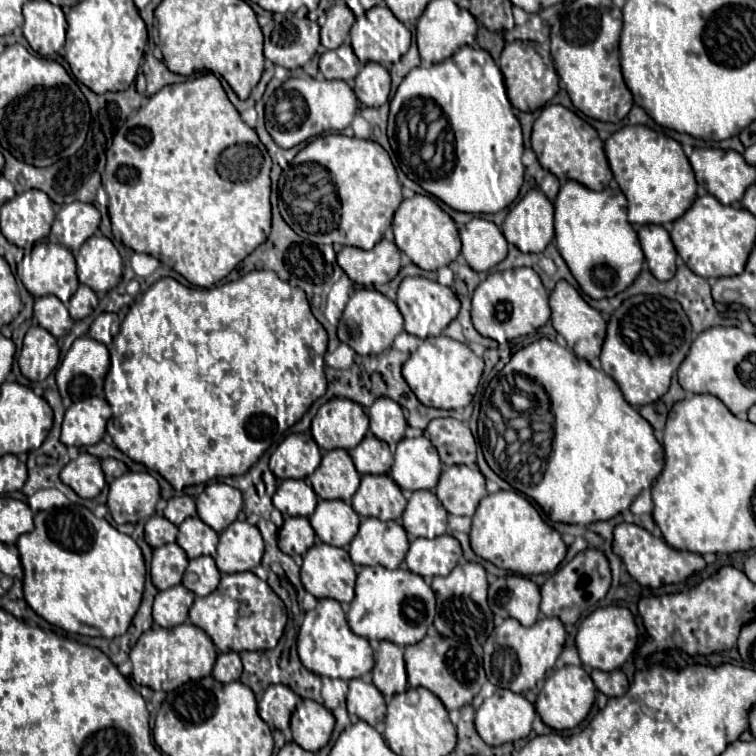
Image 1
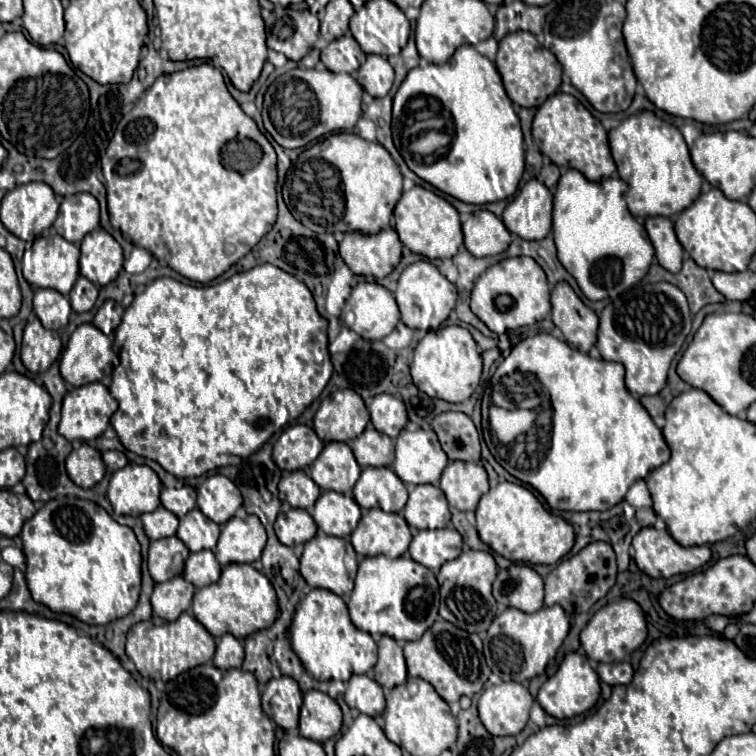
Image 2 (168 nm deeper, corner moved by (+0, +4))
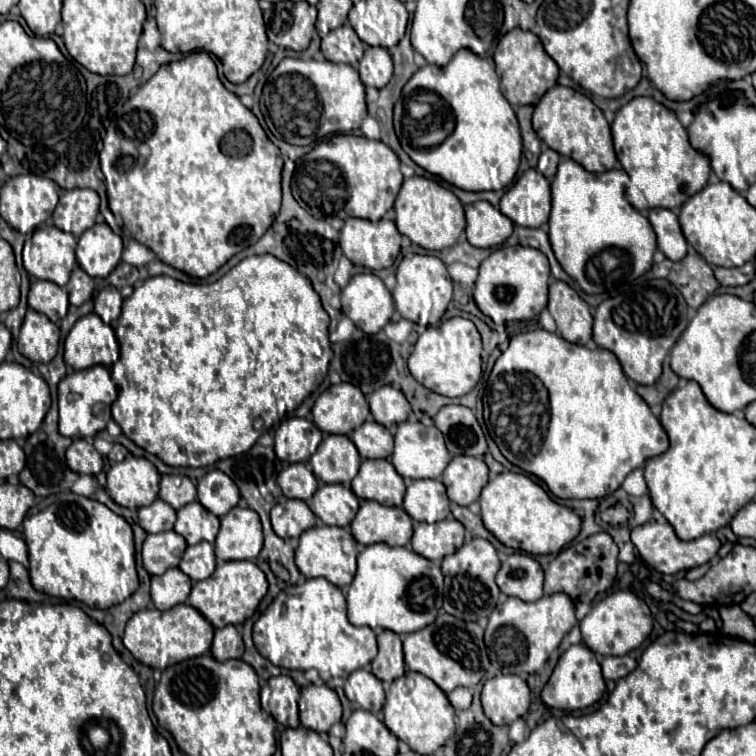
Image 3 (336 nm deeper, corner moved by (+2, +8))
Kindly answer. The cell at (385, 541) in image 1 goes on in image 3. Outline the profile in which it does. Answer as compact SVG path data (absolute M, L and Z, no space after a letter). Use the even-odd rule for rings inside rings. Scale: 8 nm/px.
M362 501L352 521L352 537L360 545L386 543L390 547L402 547L412 539L412 519L400 507Z

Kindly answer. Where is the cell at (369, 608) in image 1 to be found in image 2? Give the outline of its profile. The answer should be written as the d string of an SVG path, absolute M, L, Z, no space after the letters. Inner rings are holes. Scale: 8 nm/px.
M364 557L358 567L356 585L348 599L352 623L372 635L388 635L396 641L420 639L436 621L440 587L434 573L410 557Z

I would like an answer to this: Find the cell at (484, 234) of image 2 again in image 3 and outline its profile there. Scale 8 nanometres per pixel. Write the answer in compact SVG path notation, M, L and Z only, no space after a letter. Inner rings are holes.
M476 201L464 207L466 211L466 237L474 247L500 247L514 229L514 223L494 209L488 201Z

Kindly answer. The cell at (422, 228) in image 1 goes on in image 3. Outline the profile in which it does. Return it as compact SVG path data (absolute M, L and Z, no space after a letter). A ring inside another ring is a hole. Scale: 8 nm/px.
M412 177L402 183L402 189L394 203L394 211L400 233L406 235L412 243L430 251L442 251L454 245L466 227L464 209L458 197L450 189L444 189L442 185L424 177Z

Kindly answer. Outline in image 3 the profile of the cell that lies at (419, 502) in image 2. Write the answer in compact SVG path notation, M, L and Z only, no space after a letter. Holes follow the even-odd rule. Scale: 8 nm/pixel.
M438 479L412 481L404 495L404 509L414 521L436 523L450 517L450 501Z

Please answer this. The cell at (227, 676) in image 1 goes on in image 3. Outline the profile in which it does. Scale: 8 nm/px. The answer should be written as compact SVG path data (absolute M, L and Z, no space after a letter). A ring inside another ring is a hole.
M228 625L228 627L222 627L222 629L214 631L214 643L212 643L210 653L216 661L240 659L242 649L244 649L244 643L242 643L242 637L236 631L236 627Z

